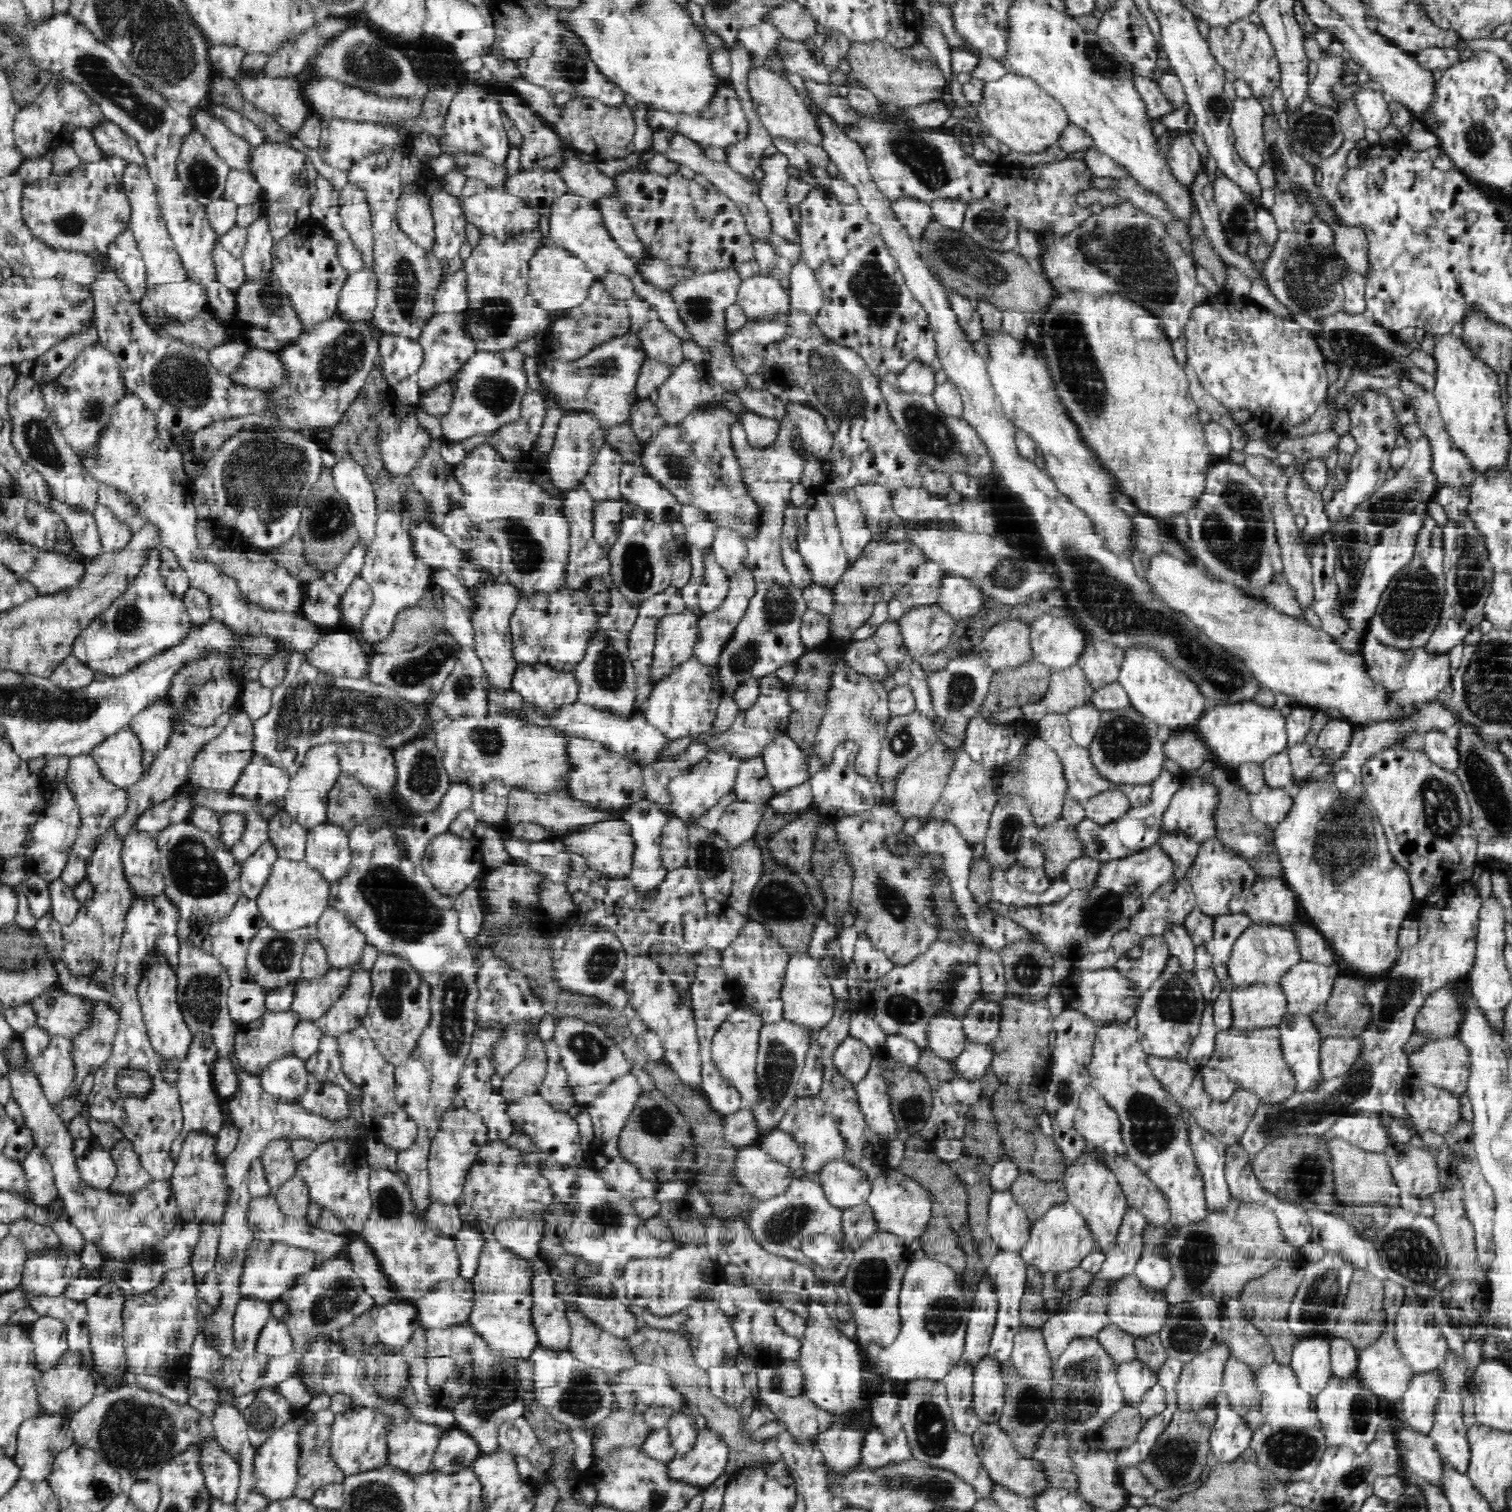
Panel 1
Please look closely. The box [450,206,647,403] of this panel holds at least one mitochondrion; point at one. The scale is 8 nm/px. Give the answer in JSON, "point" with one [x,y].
{"point":[493,318]}

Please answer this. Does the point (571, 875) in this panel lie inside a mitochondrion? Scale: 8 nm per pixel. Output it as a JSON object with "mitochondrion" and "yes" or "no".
{"mitochondrion":"no"}

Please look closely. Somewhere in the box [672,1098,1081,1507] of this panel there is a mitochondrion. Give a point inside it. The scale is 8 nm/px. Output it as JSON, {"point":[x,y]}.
{"point":[932,1434]}

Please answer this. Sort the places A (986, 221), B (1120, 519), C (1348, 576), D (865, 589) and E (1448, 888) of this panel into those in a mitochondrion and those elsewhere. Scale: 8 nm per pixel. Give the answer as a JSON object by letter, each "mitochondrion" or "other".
{"A":"mitochondrion","B":"other","C":"other","D":"mitochondrion","E":"other"}

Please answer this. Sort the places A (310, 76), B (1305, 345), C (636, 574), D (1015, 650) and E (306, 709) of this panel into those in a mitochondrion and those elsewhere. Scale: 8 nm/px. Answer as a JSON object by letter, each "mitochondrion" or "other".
{"A":"other","B":"other","C":"mitochondrion","D":"other","E":"mitochondrion"}

